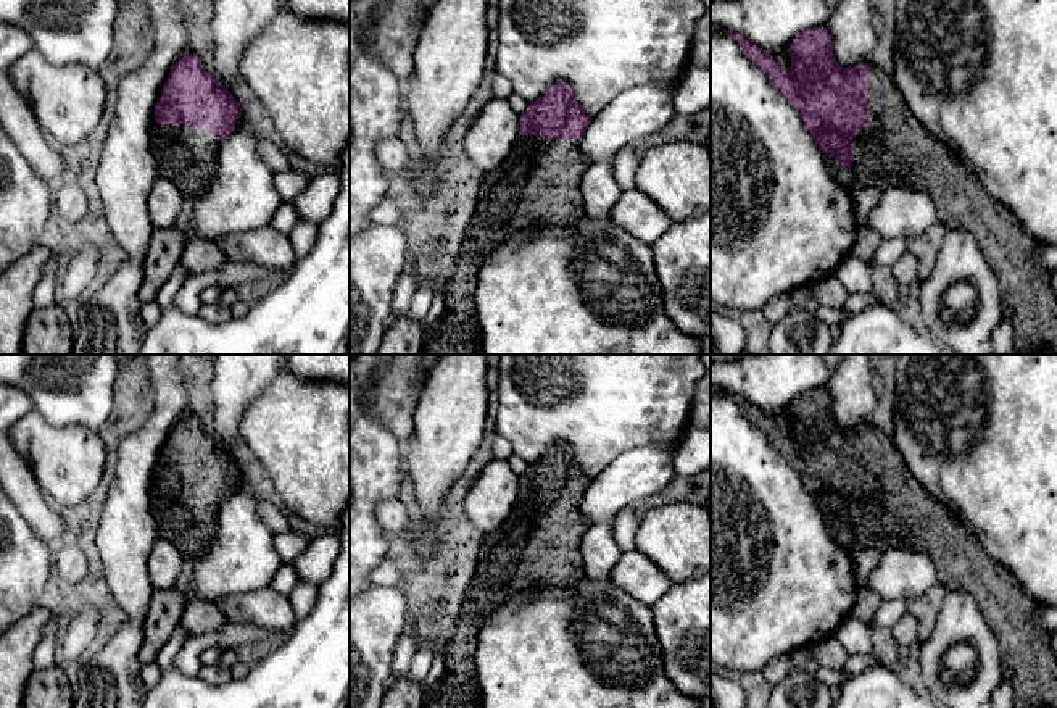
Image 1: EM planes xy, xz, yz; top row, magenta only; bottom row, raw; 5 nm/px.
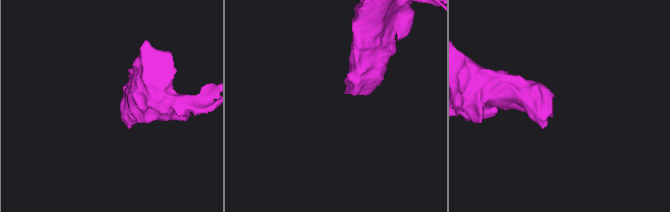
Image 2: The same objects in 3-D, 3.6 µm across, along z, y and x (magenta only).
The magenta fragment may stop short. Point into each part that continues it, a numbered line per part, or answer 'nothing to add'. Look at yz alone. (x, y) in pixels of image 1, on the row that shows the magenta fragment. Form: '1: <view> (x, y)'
1: yz (893, 150)

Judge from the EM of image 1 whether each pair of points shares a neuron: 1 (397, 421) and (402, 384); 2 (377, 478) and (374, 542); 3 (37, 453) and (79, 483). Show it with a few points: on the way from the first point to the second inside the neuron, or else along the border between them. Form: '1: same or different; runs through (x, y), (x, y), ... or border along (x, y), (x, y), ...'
1: same; runs through (397, 412), (397, 394)
2: same; runs through (366, 494), (366, 526)
3: same; runs through (47, 453), (70, 473)

